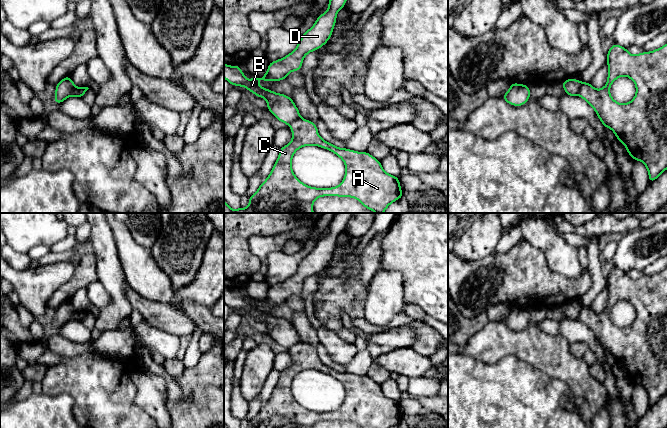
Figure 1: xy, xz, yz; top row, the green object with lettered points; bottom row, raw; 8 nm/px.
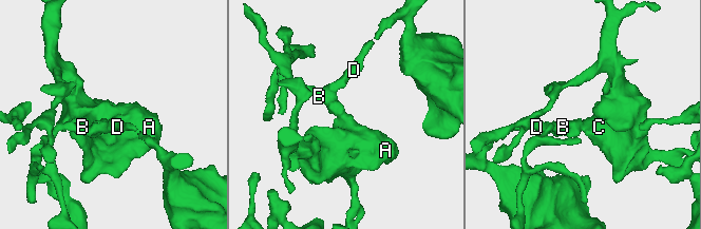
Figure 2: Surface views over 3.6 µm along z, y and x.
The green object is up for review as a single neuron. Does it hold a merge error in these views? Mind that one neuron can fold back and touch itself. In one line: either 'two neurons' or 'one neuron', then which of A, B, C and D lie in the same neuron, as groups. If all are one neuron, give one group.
two neurons; groups A C / B D

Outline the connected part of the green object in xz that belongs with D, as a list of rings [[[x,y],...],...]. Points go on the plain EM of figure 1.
[[[336,213],[328,226],[328,234],[318,240],[315,248],[304,257],[296,273],[284,282],[270,286],[267,297],[263,301],[253,300],[252,304],[248,304],[240,290],[224,288],[224,302],[232,309],[245,311],[256,320],[264,322],[267,325],[267,333],[279,345],[291,350],[294,345],[301,343],[293,324],[284,318],[275,317],[261,311],[257,305],[280,305],[286,303],[290,296],[299,295],[304,281],[309,276],[321,272],[330,263],[336,247],[337,237],[341,232],[344,232],[351,214]]]

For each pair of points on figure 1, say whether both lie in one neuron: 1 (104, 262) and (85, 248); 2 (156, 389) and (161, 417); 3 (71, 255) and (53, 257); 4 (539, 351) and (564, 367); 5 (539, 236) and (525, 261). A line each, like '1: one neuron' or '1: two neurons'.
1: two neurons
2: one neuron
3: one neuron
4: one neuron
5: two neurons

